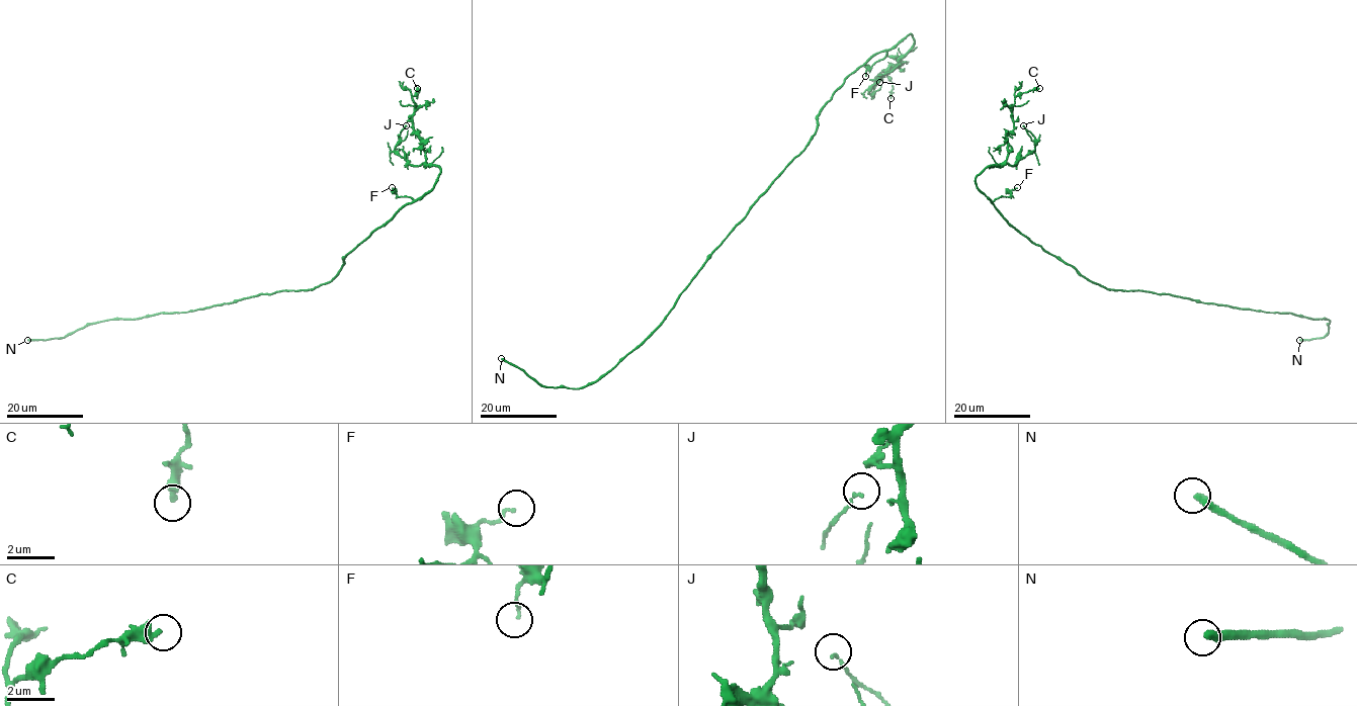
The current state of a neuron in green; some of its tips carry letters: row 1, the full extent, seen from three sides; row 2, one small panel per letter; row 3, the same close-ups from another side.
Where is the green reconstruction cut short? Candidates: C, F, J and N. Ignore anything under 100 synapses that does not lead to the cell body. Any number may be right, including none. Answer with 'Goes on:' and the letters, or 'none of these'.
Goes on: N

